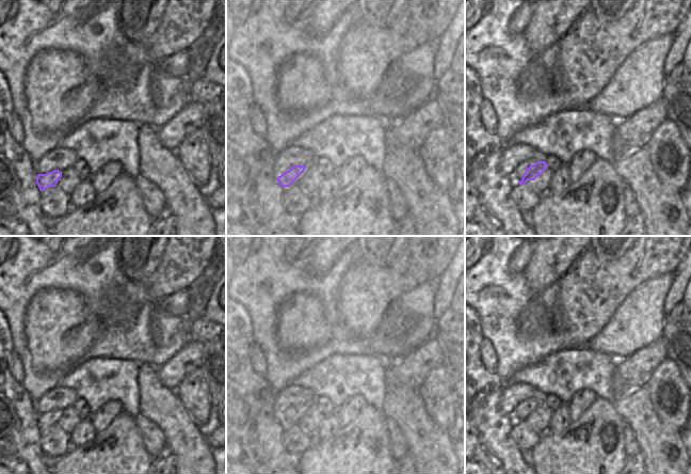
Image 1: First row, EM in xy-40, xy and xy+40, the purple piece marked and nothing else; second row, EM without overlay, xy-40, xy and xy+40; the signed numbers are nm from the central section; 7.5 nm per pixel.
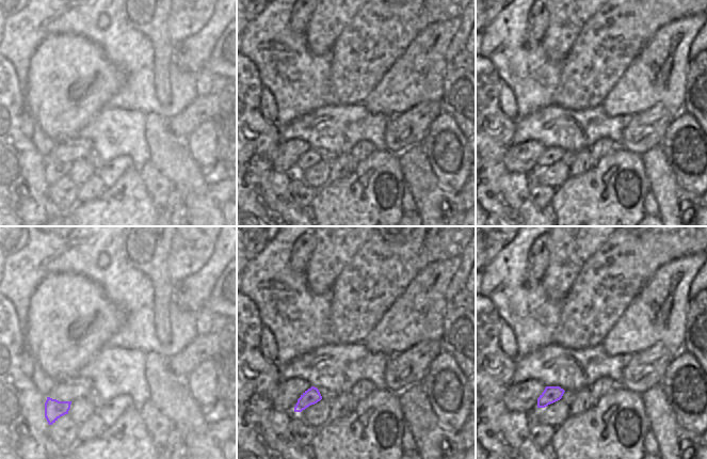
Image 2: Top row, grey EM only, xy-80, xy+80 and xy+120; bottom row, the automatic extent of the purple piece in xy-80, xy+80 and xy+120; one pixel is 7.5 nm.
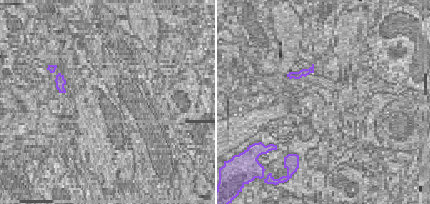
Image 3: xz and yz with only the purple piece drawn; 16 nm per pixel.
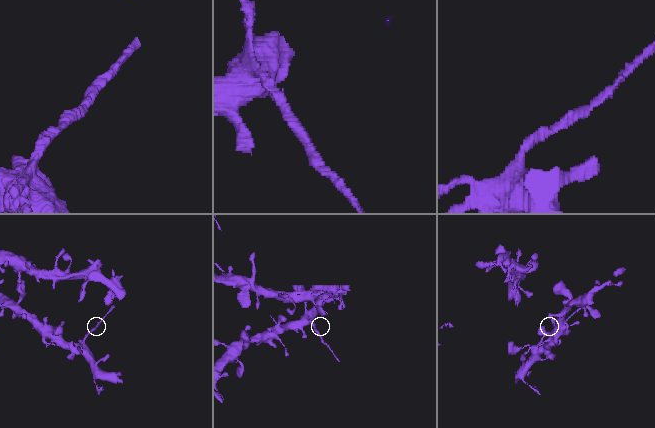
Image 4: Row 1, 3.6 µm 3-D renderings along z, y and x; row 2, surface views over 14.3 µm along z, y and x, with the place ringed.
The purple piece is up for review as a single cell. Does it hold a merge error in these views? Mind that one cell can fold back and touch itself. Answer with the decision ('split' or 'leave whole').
split

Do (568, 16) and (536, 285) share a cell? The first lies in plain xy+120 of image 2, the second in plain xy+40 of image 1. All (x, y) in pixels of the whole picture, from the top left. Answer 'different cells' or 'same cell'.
same cell

